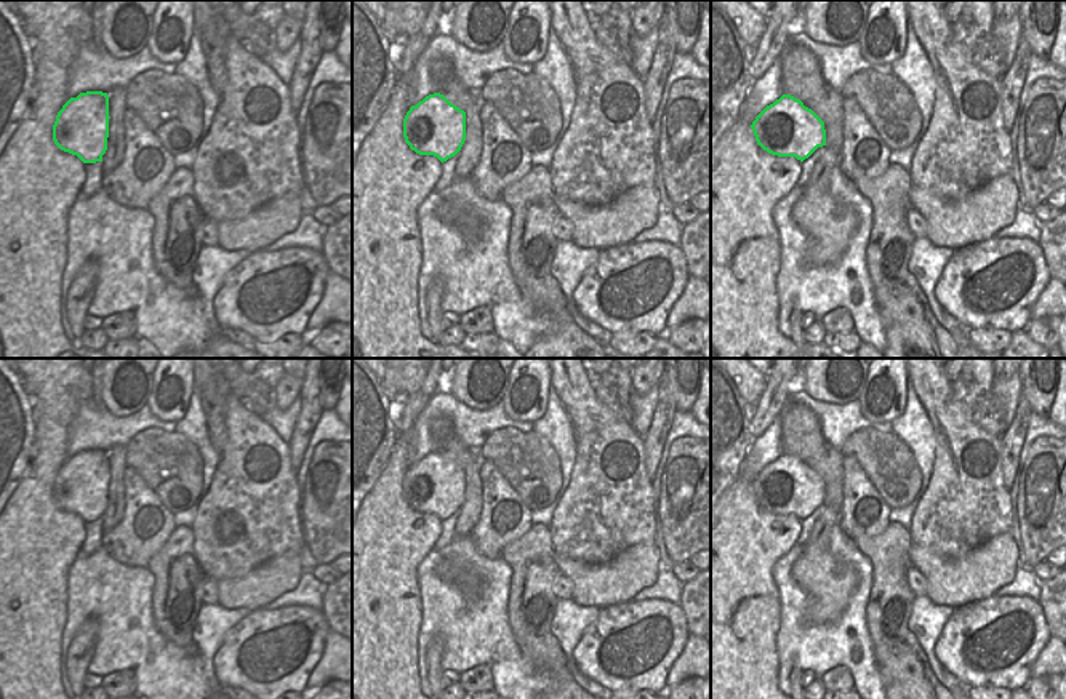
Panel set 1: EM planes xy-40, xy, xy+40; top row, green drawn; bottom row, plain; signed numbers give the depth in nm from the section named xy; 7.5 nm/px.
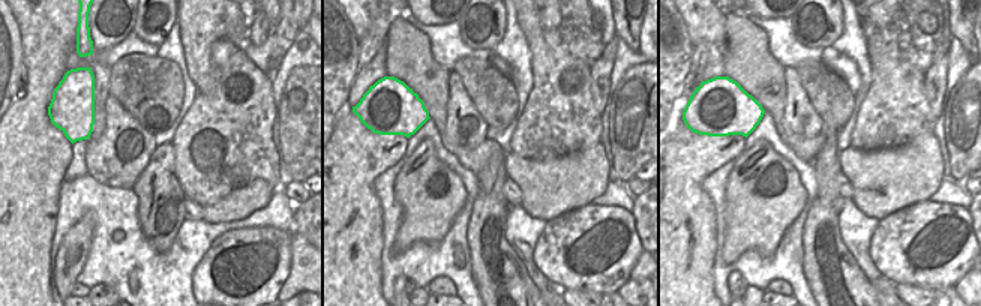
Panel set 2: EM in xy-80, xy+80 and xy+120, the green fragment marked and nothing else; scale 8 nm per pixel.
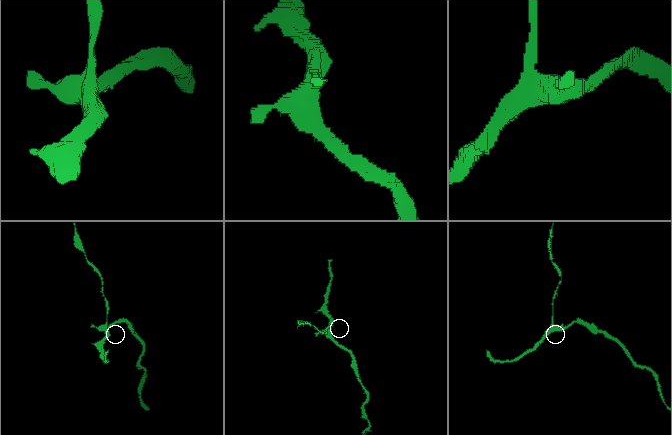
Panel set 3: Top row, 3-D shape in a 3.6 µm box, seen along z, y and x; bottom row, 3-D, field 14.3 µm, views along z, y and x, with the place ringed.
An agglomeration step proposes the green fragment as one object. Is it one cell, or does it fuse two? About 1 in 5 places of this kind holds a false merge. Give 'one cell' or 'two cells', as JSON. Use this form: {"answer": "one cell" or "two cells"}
{"answer": "two cells"}

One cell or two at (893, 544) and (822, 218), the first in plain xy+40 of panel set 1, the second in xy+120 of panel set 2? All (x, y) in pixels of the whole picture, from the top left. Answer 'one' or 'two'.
one

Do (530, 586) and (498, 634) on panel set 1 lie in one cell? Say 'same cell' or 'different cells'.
different cells

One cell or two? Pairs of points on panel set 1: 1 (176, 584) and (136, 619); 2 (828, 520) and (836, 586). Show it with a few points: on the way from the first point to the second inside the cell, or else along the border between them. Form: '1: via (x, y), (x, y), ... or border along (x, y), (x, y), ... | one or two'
1: border along (148, 570), (152, 576), (152, 623), (168, 640) | two
2: via (821, 536), (821, 570) | one

